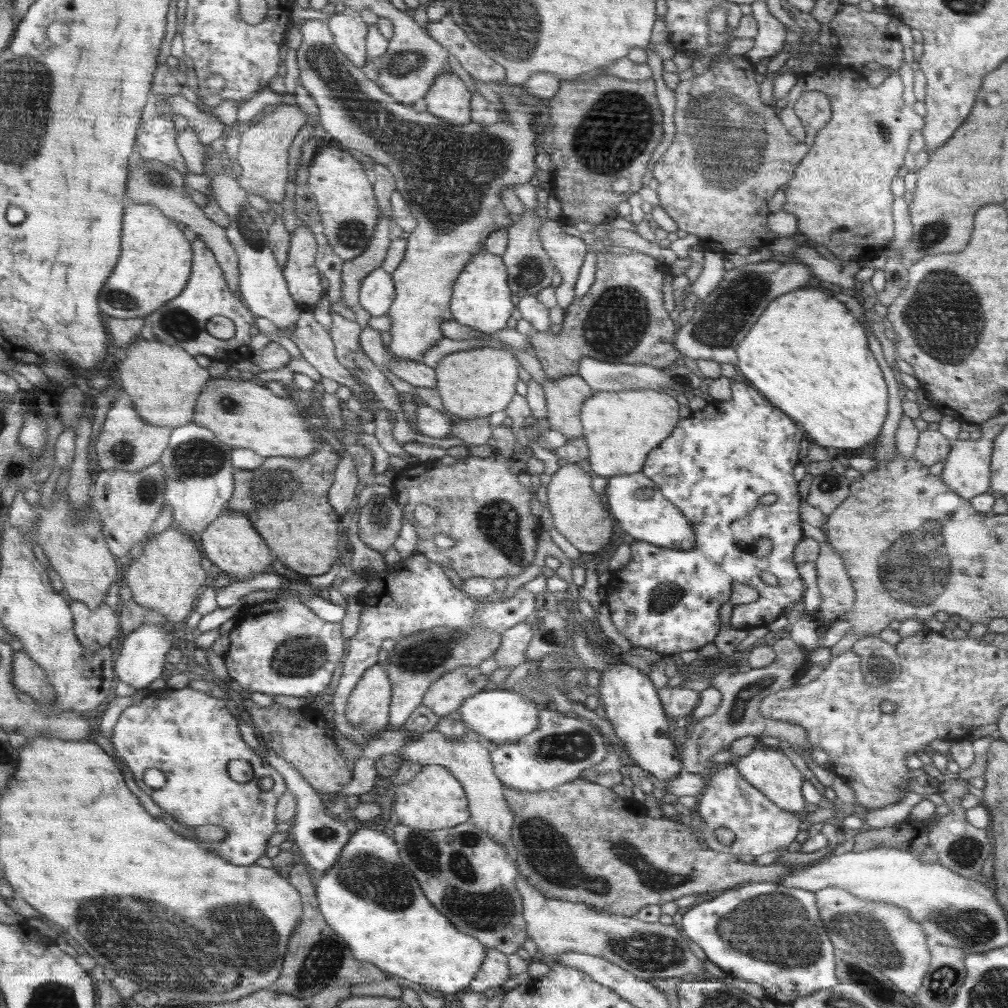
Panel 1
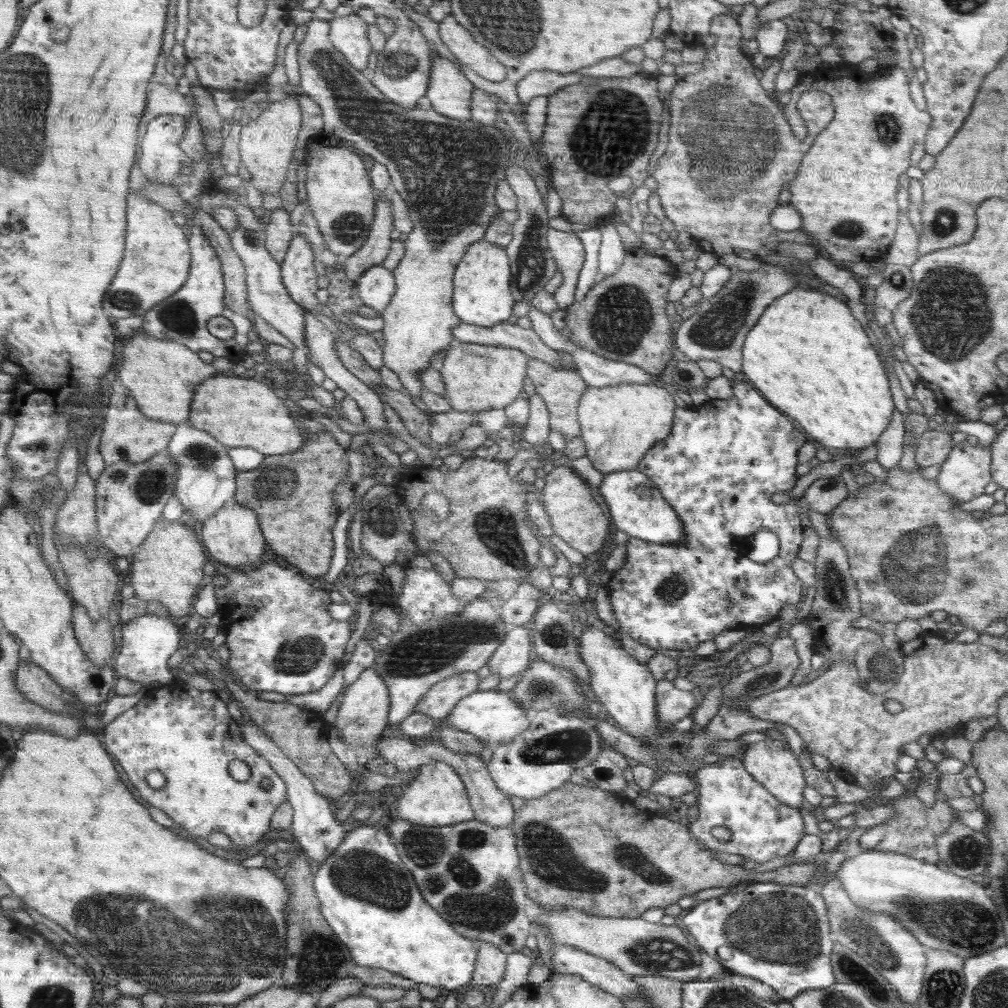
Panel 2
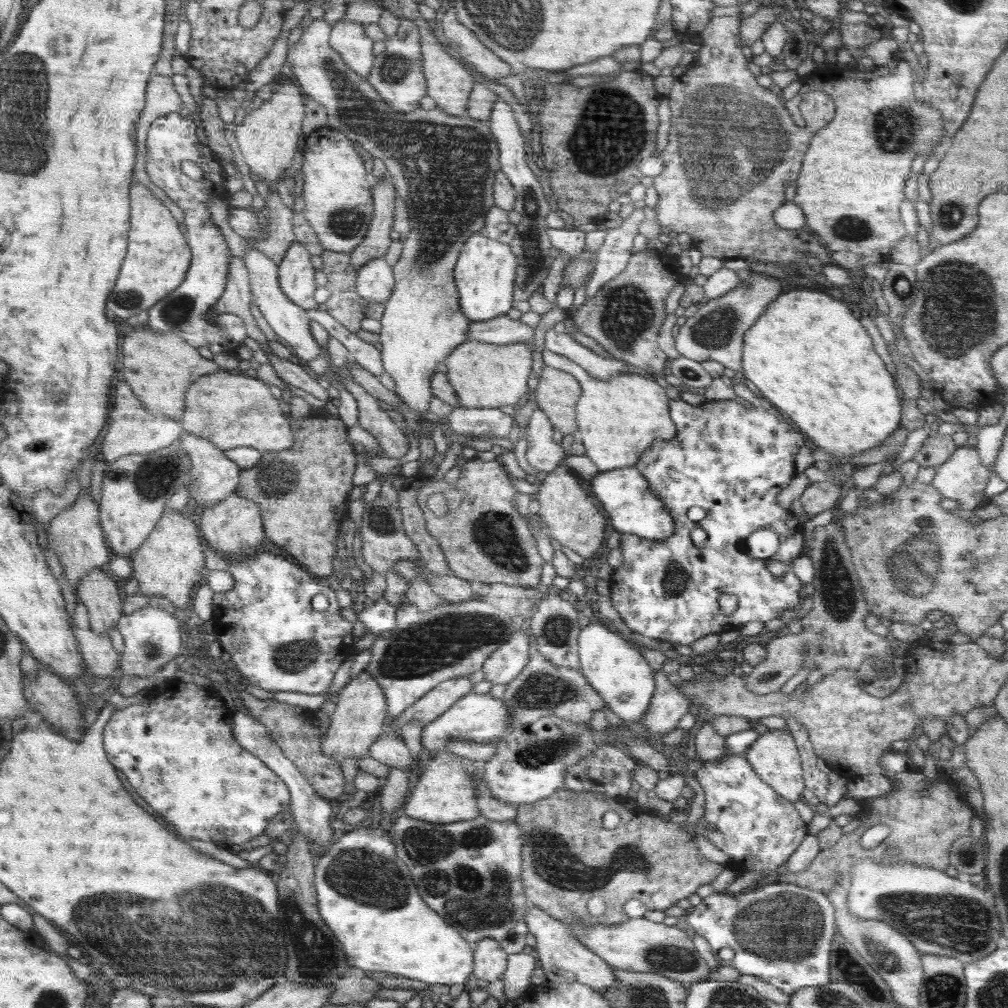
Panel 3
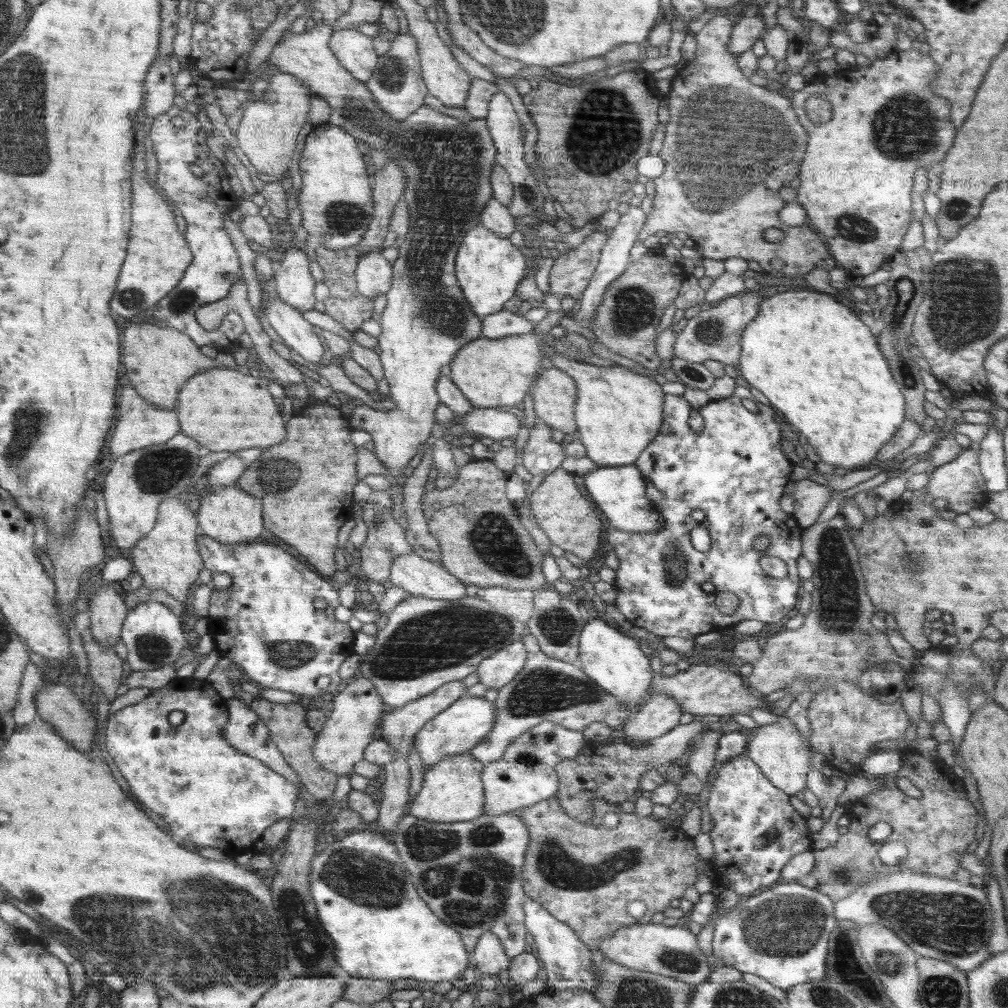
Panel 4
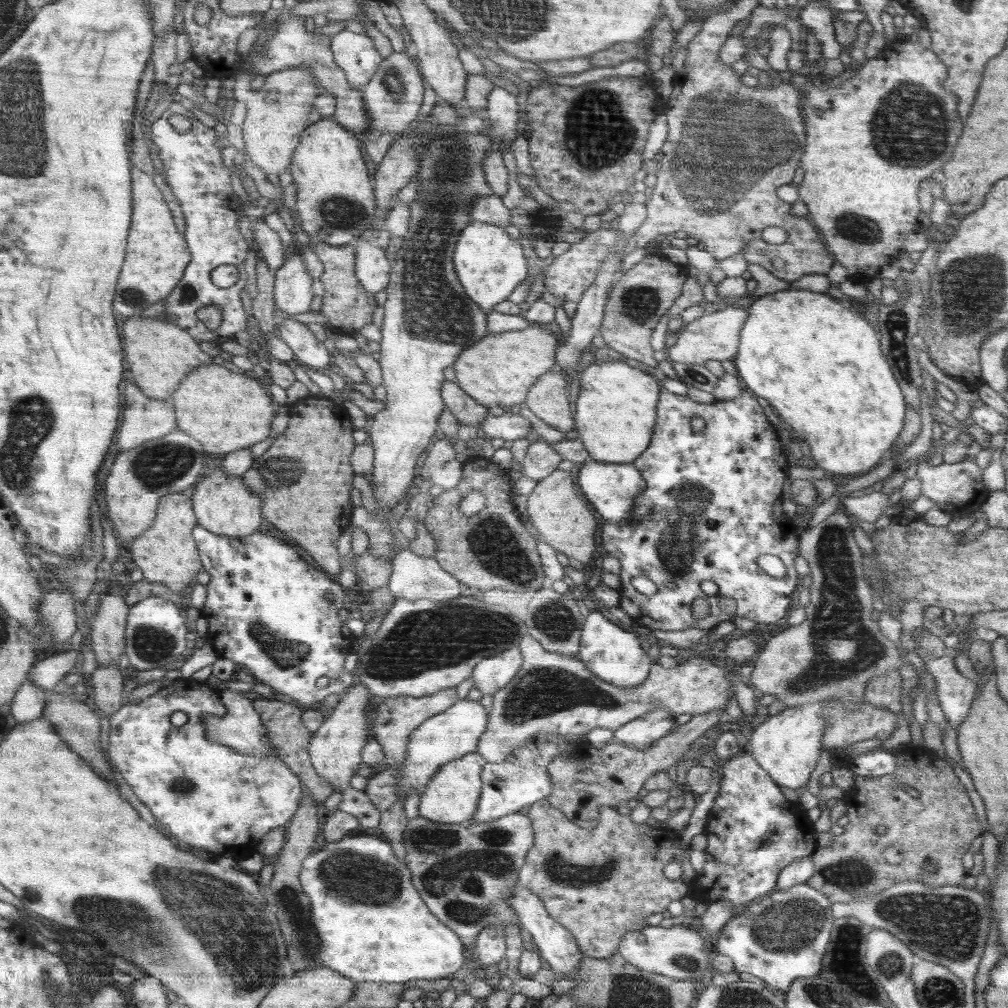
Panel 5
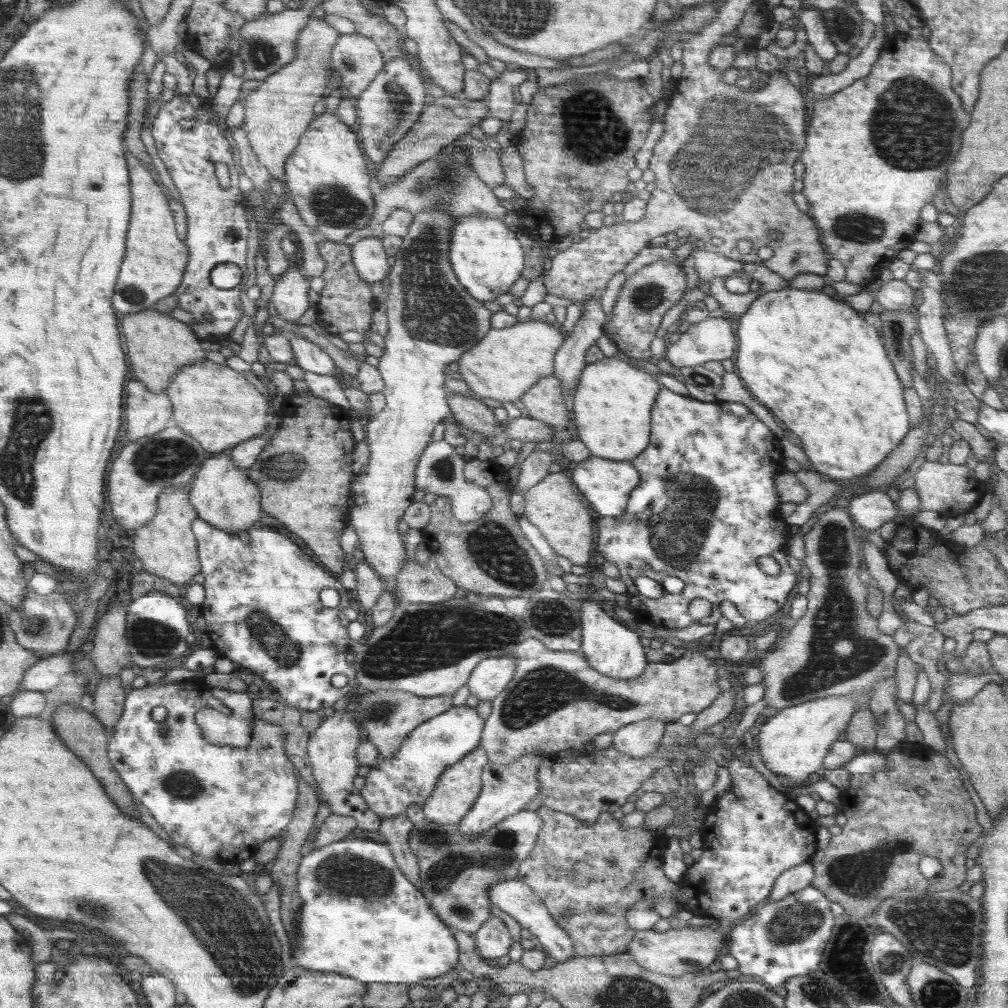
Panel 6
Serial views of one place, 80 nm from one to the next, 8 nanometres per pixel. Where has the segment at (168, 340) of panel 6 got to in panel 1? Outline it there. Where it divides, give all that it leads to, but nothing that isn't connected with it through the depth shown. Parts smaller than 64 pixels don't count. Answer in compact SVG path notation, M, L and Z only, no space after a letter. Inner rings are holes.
M138 338L116 363L116 373L122 380L123 392L134 399L135 409L152 426L176 428L192 423L196 398L203 392L210 371L196 364L194 357L180 346L170 346Z

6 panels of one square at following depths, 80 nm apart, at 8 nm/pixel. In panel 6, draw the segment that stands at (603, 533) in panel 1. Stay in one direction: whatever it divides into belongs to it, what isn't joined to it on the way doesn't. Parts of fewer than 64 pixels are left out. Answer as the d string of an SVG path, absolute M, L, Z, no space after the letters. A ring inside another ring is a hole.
M566 472L548 474L536 486L530 488L524 496L526 508L522 516L538 528L557 555L568 558L572 565L584 567L592 554L590 552L592 550L592 516L582 504L580 492L568 480Z

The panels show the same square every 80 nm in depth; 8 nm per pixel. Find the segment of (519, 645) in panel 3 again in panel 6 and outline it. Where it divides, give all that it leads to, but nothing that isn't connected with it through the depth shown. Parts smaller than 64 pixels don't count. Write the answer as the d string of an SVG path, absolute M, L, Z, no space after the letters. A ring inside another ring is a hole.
M513 654L484 659L469 674L465 685L480 701L492 701L506 688L516 667Z

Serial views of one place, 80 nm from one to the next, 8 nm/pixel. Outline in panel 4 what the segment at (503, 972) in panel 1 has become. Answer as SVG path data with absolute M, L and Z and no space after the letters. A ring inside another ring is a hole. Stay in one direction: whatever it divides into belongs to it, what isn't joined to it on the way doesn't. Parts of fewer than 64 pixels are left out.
M486 933L479 939L474 950L473 964L478 976L488 974L498 977L502 968L508 966L508 958L504 954L503 944L496 934Z

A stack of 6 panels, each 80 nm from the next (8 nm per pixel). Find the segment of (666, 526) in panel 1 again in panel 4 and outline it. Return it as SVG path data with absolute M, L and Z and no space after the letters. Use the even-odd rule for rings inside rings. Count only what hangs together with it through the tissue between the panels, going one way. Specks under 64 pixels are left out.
M636 466L598 467L582 478L582 487L592 501L596 502L596 506L603 511L610 527L628 532L651 533L663 525L664 519L656 511L656 507L648 501L647 481Z

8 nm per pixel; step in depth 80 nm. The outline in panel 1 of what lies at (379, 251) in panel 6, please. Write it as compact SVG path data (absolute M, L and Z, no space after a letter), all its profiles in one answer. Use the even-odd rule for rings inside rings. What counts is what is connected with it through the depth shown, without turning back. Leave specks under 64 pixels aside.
M380 267L362 282L358 311L363 317L386 315L394 297L395 286L390 273Z

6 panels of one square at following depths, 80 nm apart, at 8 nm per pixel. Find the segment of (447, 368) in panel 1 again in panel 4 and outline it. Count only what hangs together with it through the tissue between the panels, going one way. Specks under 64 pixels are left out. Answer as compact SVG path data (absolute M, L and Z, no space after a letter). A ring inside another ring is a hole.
M533 332L510 335L501 339L480 337L458 351L450 364L450 380L464 393L475 408L521 406L532 380L542 364L544 350Z

